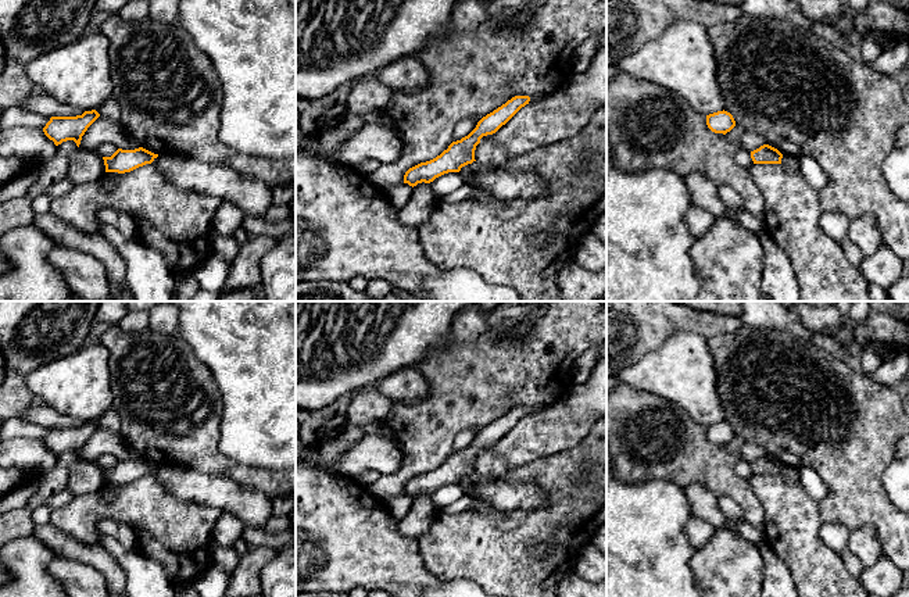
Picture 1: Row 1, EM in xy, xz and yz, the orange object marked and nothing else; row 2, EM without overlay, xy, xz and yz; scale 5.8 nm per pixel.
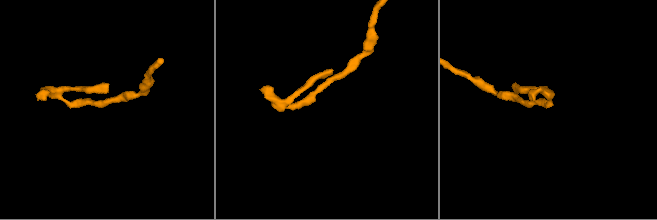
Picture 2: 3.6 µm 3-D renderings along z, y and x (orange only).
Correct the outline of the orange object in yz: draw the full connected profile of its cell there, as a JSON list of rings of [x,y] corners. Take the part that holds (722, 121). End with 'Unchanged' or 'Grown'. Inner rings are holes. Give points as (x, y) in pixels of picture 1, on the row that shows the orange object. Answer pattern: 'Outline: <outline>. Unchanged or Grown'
Outline: [[[723,110],[706,115],[706,125],[712,132],[726,135],[736,126],[736,121],[730,112]]]. Unchanged

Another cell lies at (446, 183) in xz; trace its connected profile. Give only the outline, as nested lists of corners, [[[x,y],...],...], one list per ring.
[[[448,172],[439,178],[436,178],[433,182],[430,182],[430,187],[436,197],[439,196],[447,196],[457,189],[459,189],[464,185],[464,179],[458,172]]]

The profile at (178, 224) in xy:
[[[151,162],[115,175],[111,190],[105,190],[100,180],[75,185],[64,196],[51,200],[50,212],[86,233],[100,233],[103,222],[97,212],[101,208],[112,208],[130,217],[139,239],[164,255],[176,278],[185,272],[194,272],[212,254],[212,219],[222,203],[216,196],[183,192]]]

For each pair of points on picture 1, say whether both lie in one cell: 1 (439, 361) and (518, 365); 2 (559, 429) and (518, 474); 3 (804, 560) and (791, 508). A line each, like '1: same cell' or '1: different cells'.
1: same cell
2: different cells
3: same cell

